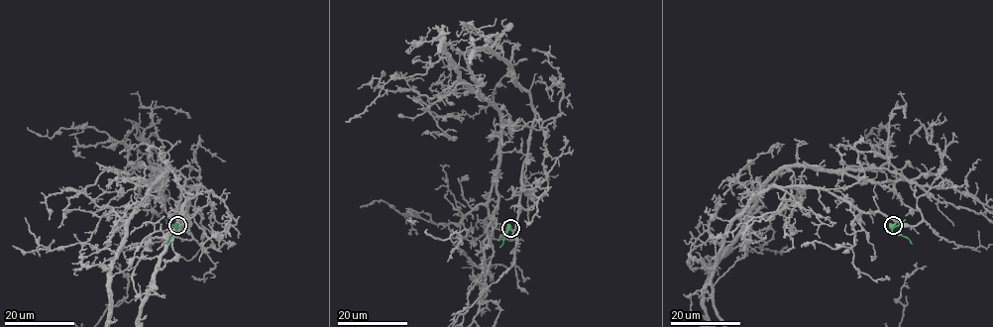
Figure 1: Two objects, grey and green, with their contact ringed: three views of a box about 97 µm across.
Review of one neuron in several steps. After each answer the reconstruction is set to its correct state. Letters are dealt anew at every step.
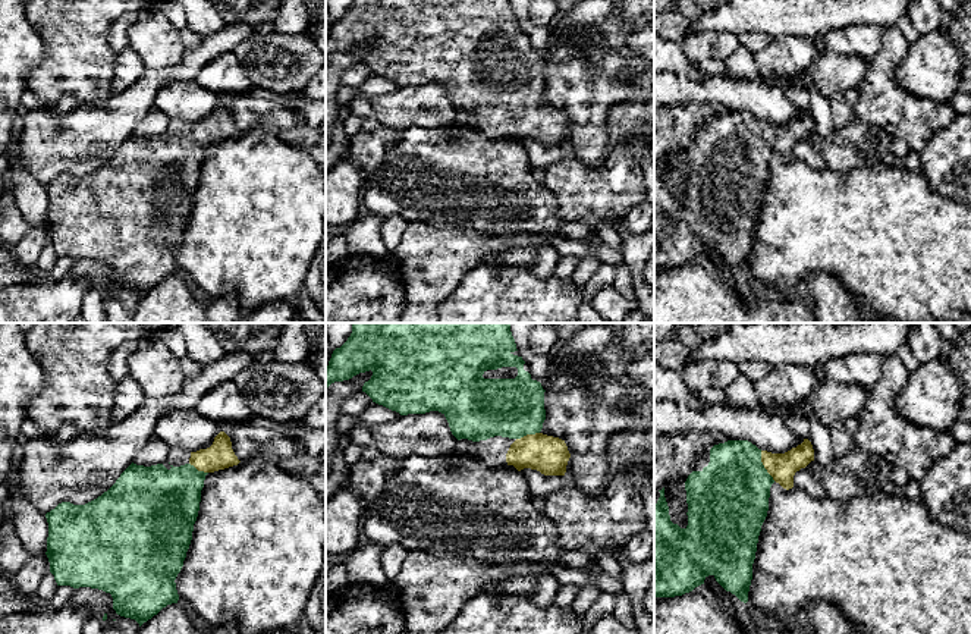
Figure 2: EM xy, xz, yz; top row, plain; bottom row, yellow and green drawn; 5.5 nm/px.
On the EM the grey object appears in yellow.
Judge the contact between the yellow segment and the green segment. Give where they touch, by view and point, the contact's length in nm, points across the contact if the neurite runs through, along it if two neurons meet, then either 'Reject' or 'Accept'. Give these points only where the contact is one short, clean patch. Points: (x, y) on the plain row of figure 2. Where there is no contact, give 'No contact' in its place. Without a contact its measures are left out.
Touches yellow at yz (763, 135). Shared border 190 nm. Path across: yz (782, 138), (763, 135), (731, 166). Accept

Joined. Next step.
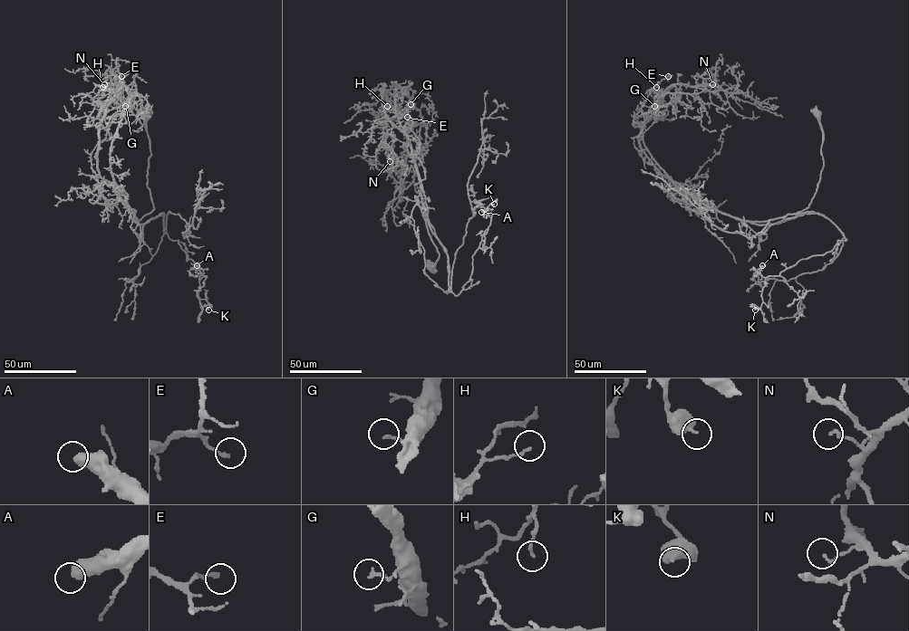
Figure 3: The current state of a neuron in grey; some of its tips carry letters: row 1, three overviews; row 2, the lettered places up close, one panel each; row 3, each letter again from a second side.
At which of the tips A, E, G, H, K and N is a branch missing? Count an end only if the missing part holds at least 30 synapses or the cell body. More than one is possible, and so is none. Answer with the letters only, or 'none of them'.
none of them

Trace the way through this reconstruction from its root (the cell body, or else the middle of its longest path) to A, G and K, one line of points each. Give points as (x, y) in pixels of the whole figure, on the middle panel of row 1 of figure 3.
A: (430, 266), (436, 271), (439, 254), (418, 195), (455, 295), (490, 224), (488, 210), (481, 212)
G: (430, 266), (436, 271), (439, 254), (419, 202), (420, 180), (395, 96), (401, 91), (410, 104)
K: (430, 266), (436, 271), (439, 254), (419, 195), (455, 295), (490, 224), (481, 211), (494, 204)

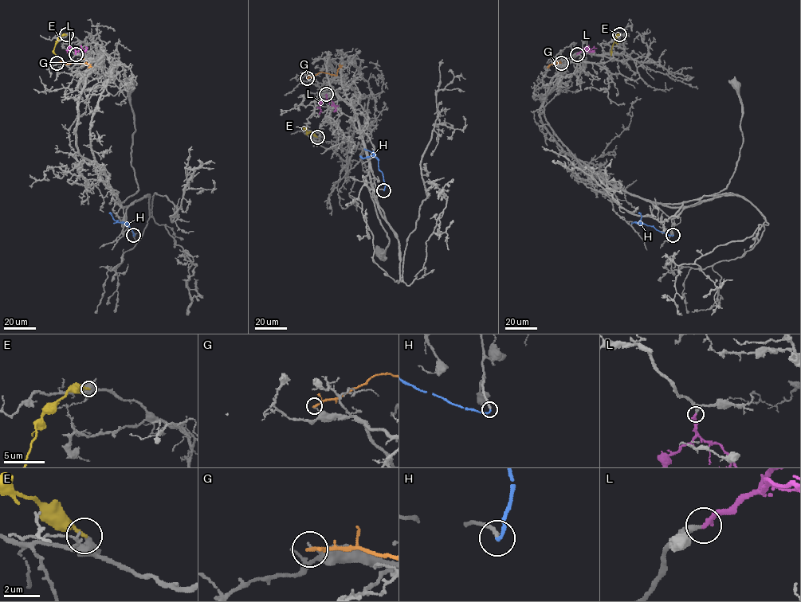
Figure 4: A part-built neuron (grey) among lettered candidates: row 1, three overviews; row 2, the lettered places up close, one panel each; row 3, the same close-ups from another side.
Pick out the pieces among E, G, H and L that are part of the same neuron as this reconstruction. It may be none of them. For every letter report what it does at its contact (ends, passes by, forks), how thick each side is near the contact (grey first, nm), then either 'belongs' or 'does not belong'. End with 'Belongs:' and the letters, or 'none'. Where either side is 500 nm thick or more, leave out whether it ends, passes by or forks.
E: it ends there; 440 nm thick on the grey side, 200 nm on the other; does not belong
G: it ends there; 140 nm thick on the grey side, 200 nm on the other; does not belong
H: it ends there; 200 nm thick on the grey side, 170 nm on the other; belongs
L: it ends there; 240 nm thick on the grey side, 280 nm on the other; belongs
Belongs: H, L

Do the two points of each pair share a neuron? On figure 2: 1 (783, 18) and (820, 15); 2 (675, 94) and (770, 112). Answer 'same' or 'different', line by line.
1: same
2: same

